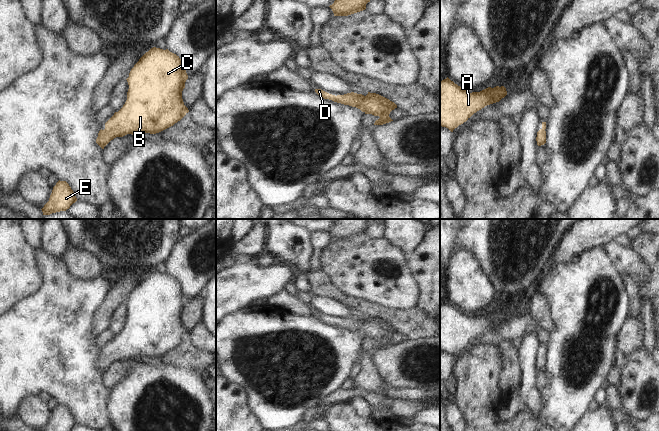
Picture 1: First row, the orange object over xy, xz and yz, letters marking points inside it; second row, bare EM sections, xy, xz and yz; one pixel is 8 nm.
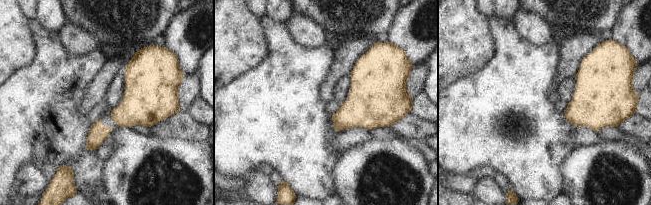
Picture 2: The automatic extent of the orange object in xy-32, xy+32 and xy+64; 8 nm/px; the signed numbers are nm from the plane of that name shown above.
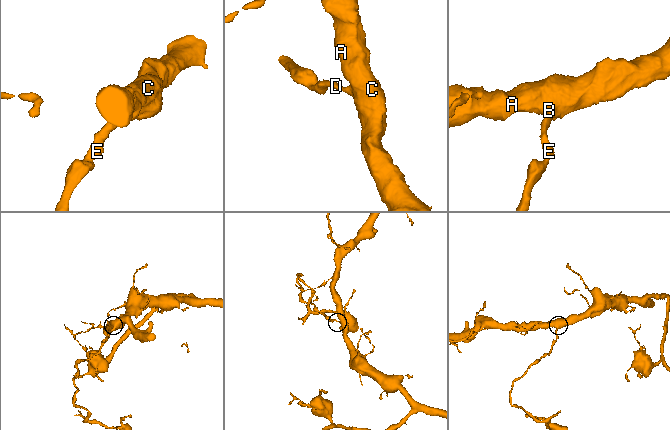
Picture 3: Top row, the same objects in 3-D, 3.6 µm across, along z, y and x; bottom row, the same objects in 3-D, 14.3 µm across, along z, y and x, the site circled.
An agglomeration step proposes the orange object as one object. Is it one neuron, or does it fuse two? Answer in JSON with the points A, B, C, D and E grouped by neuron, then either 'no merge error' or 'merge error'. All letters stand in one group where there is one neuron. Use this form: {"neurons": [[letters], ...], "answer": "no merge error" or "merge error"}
{"neurons": [["A", "B", "C", "D", "E"]], "answer": "no merge error"}

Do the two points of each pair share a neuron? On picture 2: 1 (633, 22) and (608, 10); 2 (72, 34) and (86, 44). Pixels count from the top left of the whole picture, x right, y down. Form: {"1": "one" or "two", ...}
{"1": "two", "2": "one"}

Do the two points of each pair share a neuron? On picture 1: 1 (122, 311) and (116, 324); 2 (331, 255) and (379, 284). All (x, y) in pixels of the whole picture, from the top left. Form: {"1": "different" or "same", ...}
{"1": "same", "2": "same"}

